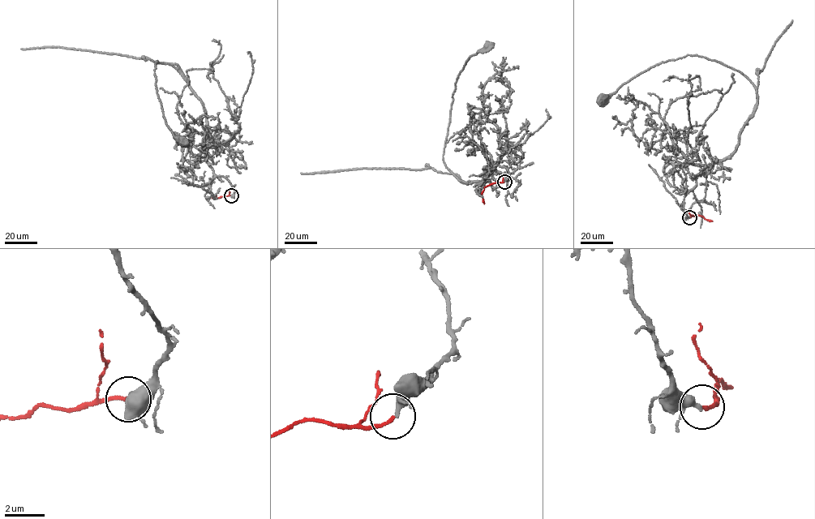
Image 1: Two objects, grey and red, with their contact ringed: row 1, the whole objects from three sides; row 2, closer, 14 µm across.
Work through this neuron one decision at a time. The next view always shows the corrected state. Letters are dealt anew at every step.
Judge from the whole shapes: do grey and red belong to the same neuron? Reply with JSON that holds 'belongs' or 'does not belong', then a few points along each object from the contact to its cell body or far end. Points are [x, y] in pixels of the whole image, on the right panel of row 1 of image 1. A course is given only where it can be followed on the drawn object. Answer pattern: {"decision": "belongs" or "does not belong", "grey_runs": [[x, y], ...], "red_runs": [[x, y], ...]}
{"decision": "belongs", "grey_runs": [[689, 217], [686, 190], [735, 150], [756, 103], [754, 85], [728, 66], [687, 54], [602, 99]], "red_runs": [[689, 217], [700, 216], [712, 220]]}

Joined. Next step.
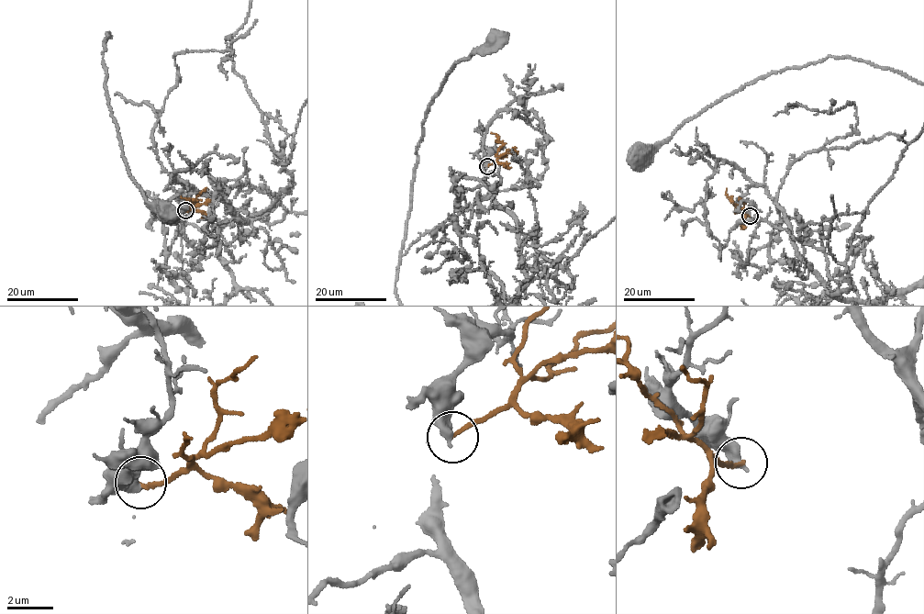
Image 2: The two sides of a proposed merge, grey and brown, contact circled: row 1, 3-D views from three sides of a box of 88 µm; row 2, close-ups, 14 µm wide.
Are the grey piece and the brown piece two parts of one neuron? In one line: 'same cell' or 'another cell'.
another cell

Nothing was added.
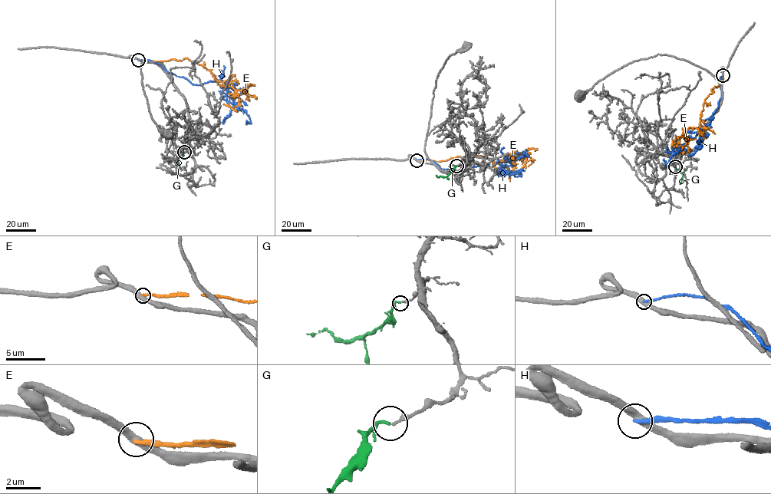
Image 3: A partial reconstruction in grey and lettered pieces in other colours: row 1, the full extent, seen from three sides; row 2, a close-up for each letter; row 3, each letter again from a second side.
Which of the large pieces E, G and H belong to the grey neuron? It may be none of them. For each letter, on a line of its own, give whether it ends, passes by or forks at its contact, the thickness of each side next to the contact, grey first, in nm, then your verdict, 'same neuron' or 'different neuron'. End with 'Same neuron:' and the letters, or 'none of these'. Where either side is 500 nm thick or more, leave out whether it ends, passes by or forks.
E: it ends there; 400 nm thick on the grey side, 240 nm on the other; different neuron
G: it ends there; 200 nm thick on the grey side, 160 nm on the other; same neuron
H: it ends there; 400 nm thick on the grey side, 180 nm on the other; different neuron
Same neuron: G

